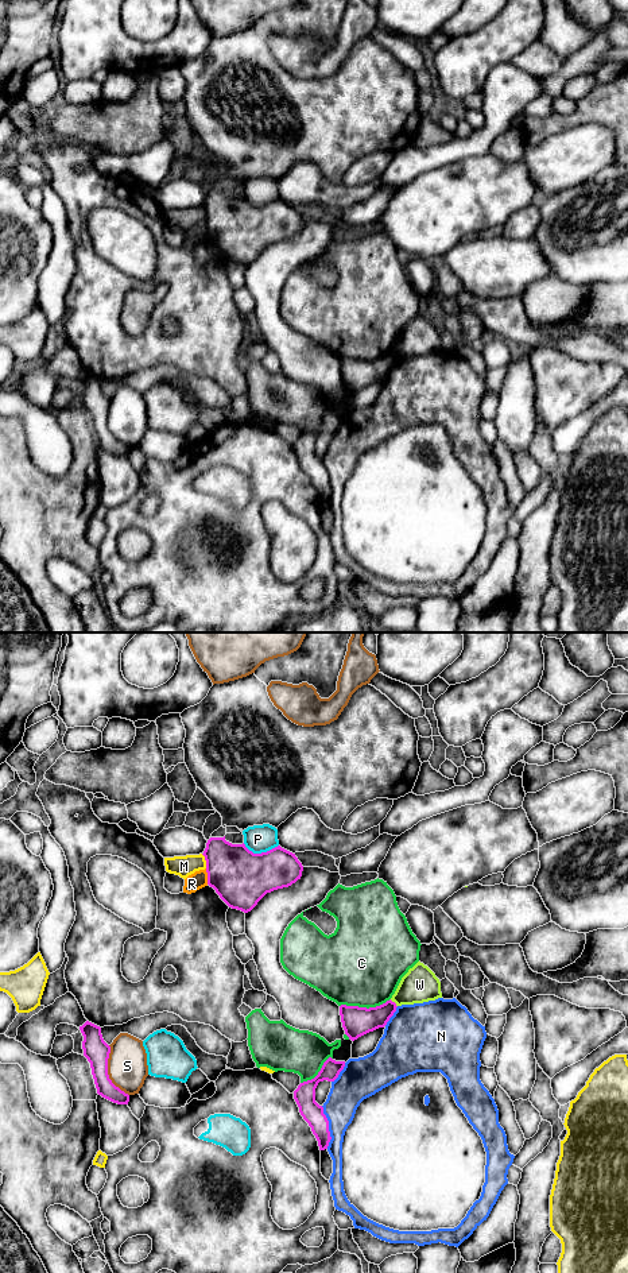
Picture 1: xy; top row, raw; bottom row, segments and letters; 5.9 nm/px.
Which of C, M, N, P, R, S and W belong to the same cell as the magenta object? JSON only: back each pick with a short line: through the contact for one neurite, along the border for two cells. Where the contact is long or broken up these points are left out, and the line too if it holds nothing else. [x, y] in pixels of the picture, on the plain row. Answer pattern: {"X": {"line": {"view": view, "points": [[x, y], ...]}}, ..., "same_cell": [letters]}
{"same_cell": []}

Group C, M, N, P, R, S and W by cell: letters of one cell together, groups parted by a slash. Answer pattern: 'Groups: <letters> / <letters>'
Groups: C / M / N / P / R / S / W

